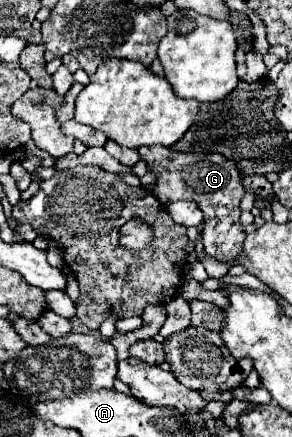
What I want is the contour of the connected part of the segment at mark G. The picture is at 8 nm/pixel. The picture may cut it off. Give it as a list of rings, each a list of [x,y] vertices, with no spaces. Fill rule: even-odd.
[[[139,147],[137,149],[141,159],[147,163],[149,171],[157,175],[157,183],[153,191],[157,193],[161,203],[171,203],[171,201],[195,201],[199,209],[203,211],[203,229],[207,235],[203,235],[203,247],[205,253],[215,257],[217,261],[231,261],[237,257],[243,249],[243,239],[245,231],[239,221],[241,209],[239,201],[243,197],[243,183],[241,183],[241,173],[235,167],[233,161],[225,159],[221,153],[215,155],[215,159],[201,159],[199,155],[193,153],[181,153],[173,151],[169,147]]]

